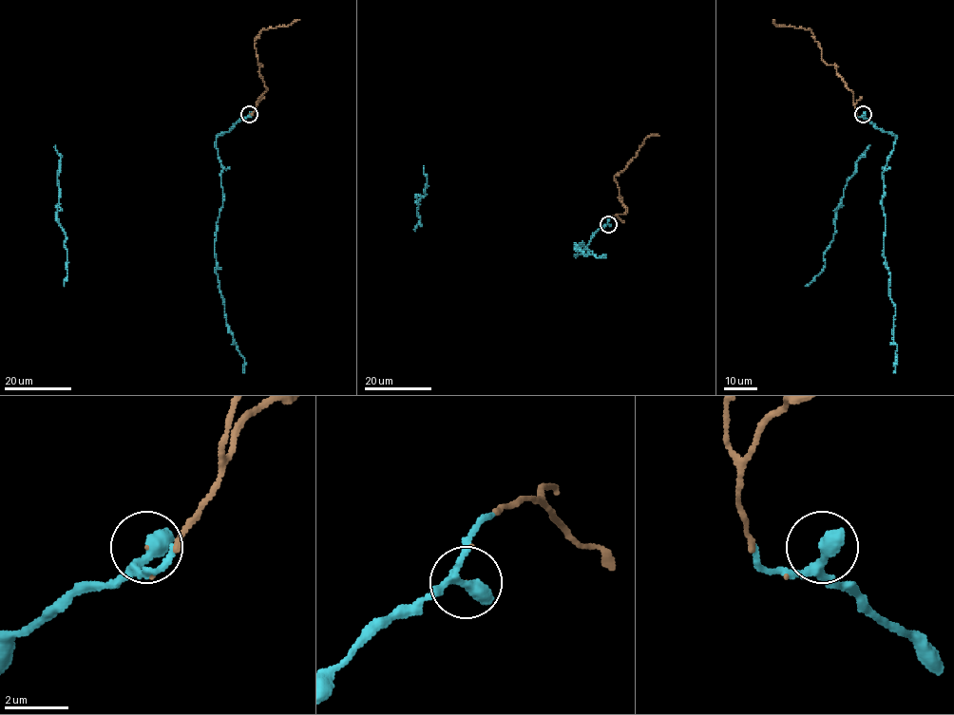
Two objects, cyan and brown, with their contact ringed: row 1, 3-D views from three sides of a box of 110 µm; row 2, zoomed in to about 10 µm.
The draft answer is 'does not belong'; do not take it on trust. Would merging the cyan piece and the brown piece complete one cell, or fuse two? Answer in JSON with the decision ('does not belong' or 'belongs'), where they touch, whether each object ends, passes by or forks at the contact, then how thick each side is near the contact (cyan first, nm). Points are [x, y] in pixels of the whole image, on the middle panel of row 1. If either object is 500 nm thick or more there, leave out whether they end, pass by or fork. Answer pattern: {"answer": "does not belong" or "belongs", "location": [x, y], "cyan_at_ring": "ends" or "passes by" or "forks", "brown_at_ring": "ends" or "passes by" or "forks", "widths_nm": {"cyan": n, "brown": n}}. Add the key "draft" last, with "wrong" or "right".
{"answer": "belongs", "location": [608, 224], "cyan_at_ring": "passes by", "brown_at_ring": "ends", "widths_nm": {"cyan": 400, "brown": 30}, "draft": "wrong"}

